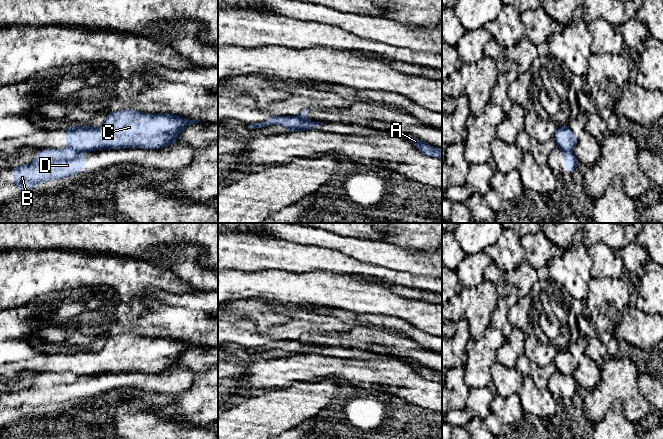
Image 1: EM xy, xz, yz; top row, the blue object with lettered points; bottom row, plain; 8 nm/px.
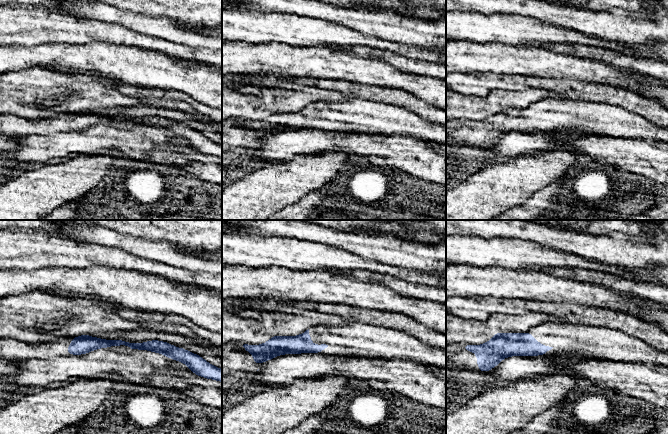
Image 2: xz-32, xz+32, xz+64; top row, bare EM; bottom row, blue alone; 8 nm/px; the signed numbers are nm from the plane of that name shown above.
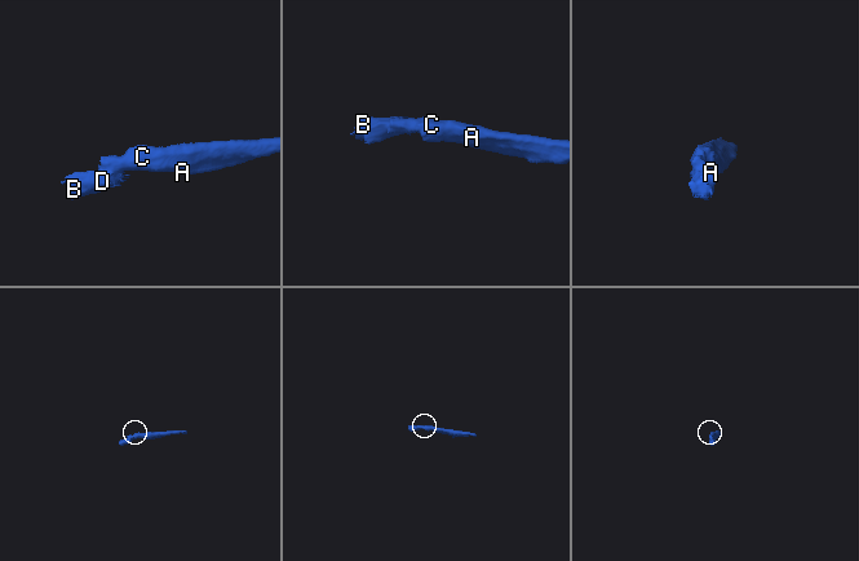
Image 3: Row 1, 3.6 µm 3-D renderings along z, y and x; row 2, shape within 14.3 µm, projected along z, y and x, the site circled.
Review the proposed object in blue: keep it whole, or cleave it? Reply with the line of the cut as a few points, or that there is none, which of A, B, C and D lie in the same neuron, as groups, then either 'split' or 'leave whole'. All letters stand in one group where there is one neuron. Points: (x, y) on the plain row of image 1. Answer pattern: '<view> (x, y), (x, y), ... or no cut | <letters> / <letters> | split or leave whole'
xz (286, 351), (295, 351), (304, 346), (308, 352) | A C / B D | split

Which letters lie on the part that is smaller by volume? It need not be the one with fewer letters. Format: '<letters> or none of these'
B, D

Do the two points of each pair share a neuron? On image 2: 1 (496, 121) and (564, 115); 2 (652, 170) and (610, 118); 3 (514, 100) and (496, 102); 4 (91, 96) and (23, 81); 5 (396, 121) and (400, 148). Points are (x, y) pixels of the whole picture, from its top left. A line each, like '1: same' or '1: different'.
1: same
2: different
3: same
4: same
5: different

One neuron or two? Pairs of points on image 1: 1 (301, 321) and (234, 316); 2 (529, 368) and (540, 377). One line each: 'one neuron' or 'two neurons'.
1: one neuron
2: one neuron

